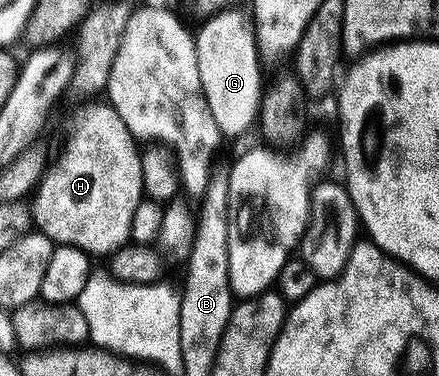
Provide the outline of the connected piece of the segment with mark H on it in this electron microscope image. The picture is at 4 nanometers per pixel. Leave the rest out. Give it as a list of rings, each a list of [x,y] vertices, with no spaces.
[[[86,101],[74,111],[74,124],[62,156],[45,168],[29,204],[33,226],[56,245],[75,247],[91,257],[109,256],[130,239],[132,213],[144,198],[139,144],[109,102]]]

